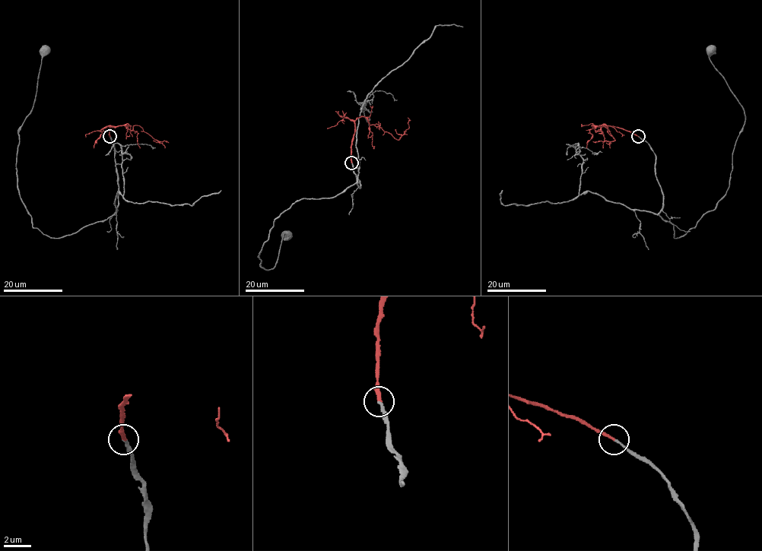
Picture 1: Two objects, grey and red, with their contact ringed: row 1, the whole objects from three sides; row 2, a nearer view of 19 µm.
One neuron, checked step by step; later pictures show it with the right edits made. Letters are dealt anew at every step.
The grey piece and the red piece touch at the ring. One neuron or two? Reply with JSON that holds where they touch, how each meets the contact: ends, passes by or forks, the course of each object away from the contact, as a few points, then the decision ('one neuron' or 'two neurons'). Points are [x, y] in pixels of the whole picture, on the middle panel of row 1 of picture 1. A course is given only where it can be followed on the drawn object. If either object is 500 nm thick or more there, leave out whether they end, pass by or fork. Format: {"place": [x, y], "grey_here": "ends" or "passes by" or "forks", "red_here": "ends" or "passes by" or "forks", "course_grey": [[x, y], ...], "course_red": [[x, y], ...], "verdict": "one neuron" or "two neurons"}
{"place": [351, 163], "grey_here": "ends", "red_here": "ends", "course_grey": [[351, 162], [360, 187], [297, 200], [274, 220], [258, 257], [264, 268], [275, 266], [287, 235]], "course_red": [[351, 162], [351, 143], [358, 118], [363, 116], [369, 125], [376, 124], [398, 139], [409, 128], [407, 117]], "verdict": "one neuron"}

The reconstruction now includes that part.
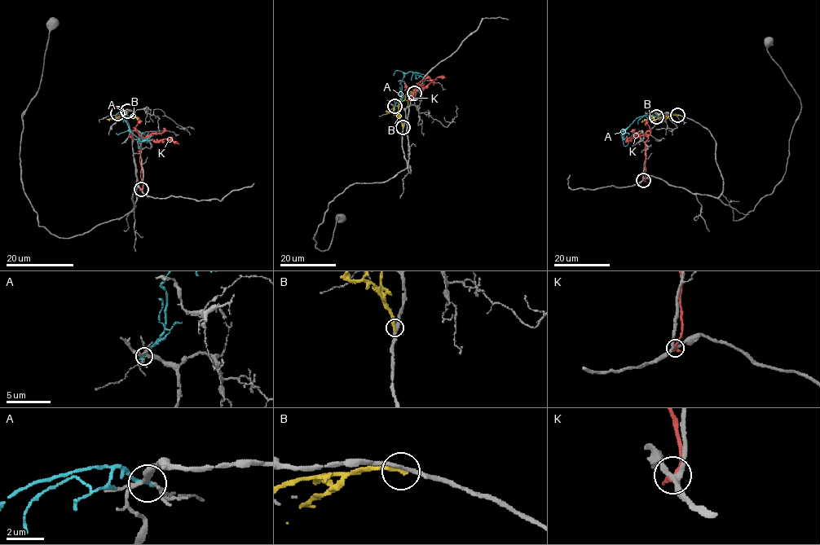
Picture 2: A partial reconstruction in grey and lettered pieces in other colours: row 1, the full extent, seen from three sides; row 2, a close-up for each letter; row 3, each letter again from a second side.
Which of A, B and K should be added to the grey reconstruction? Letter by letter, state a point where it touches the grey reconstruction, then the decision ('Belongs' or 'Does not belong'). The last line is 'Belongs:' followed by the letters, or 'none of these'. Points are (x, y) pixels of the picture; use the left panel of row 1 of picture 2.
A: Touches grey at (117, 113). Does not belong
B: Touches grey at (127, 111). Does not belong
K: Touches grey at (141, 189). Does not belong
Belongs: none of these

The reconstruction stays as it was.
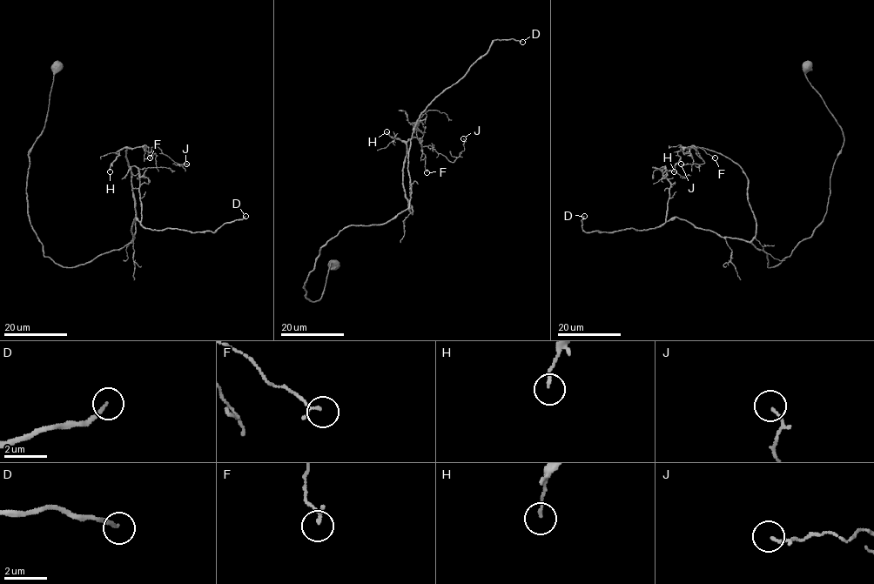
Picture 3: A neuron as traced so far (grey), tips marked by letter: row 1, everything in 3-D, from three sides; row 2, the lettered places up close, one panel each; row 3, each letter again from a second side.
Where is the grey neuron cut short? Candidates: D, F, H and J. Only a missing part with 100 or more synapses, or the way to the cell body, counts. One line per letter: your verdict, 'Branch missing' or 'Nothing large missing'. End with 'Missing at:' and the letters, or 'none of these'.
D: Branch missing
F: Nothing large missing
H: Nothing large missing
J: Nothing large missing
Missing at: D

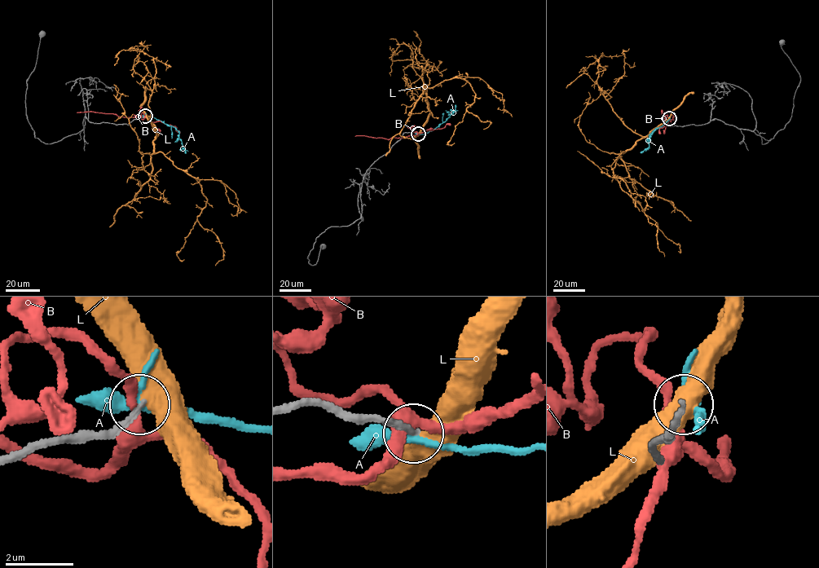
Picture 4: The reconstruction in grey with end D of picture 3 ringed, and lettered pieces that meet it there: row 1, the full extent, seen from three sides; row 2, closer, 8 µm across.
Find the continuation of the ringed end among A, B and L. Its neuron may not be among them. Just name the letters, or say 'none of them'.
none of them

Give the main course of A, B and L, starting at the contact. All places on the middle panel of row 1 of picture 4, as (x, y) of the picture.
A: (418, 134), (425, 134), (445, 121), (452, 113), (455, 104)
B: (417, 133), (389, 139), (355, 136)
L: (418, 134), (429, 116), (426, 89), (445, 81), (464, 78), (475, 96), (447, 144), (454, 143)

